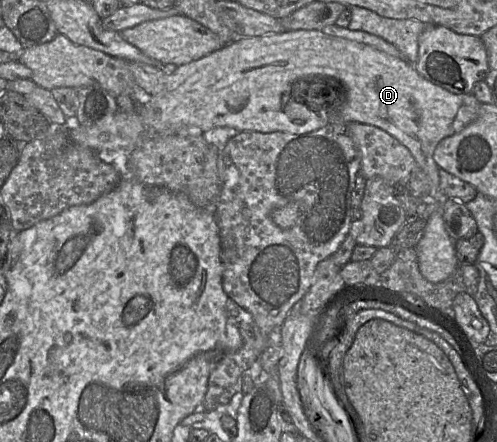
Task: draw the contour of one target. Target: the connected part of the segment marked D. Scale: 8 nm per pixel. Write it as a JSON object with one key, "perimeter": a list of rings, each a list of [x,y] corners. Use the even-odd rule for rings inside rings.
{"perimeter":[[[293,30],[263,36],[234,38],[221,49],[188,64],[169,68],[168,71],[165,88],[155,95],[148,94],[147,101],[138,112],[128,113],[118,110],[109,119],[104,119],[94,125],[79,125],[68,130],[69,138],[74,143],[95,152],[115,149],[133,151],[145,138],[172,134],[201,135],[214,127],[231,127],[239,132],[283,131],[306,134],[331,122],[376,126],[403,144],[414,157],[417,167],[422,169],[429,178],[431,192],[428,200],[436,203],[436,209],[426,220],[424,234],[415,246],[422,276],[432,283],[438,283],[449,278],[458,268],[460,263],[455,250],[455,241],[447,233],[443,218],[444,200],[447,198],[440,192],[440,168],[433,154],[442,139],[460,132],[477,118],[481,103],[472,93],[451,93],[422,77],[414,64],[406,59],[396,58],[364,43],[330,36],[319,30]],[[298,78],[315,81],[320,78],[336,82],[338,94],[340,94],[338,85],[343,90],[344,103],[334,113],[316,110],[315,119],[310,121],[310,126],[299,127],[292,123],[283,111],[291,92],[287,90],[287,87]]]}

